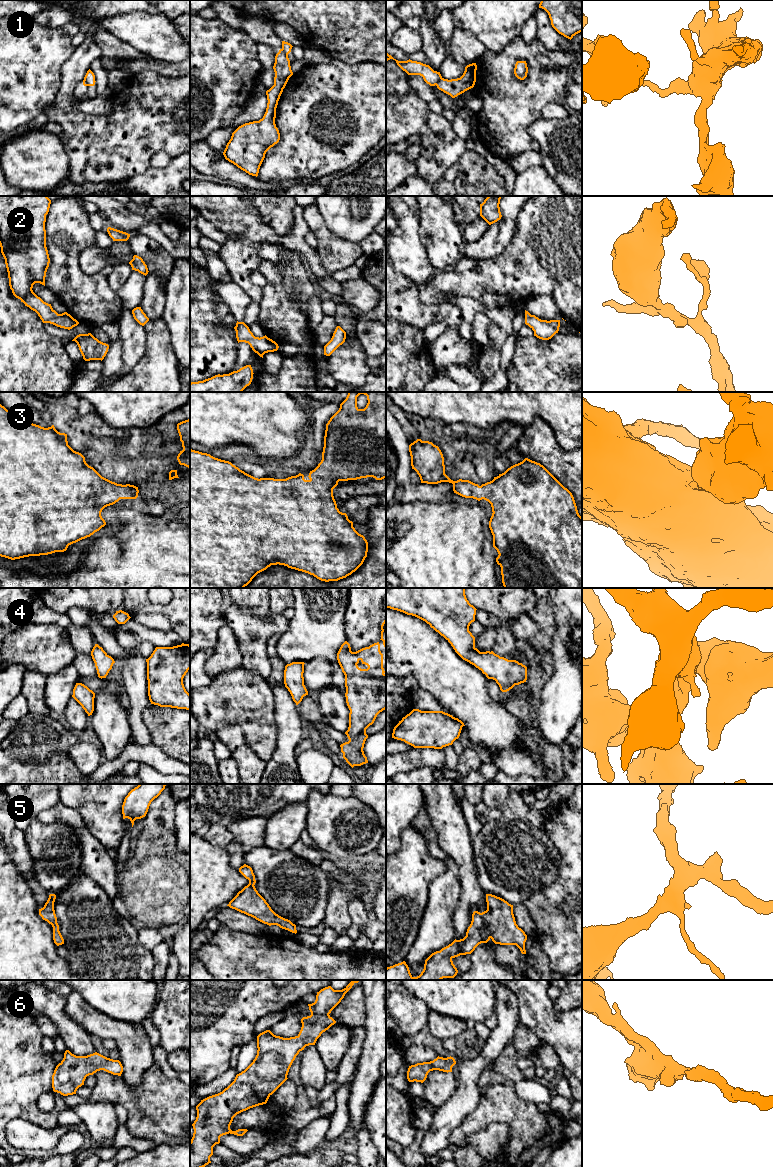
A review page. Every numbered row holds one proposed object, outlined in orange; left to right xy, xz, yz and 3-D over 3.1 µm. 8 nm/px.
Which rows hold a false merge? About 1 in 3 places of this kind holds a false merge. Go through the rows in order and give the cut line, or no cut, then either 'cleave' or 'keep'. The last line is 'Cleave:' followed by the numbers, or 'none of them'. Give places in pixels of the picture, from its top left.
1: cut in xz along (282, 48), (287, 56); cleave
2: no cut; keep
3: no cut; keep
4: no cut; keep
5: no cut; keep
6: no cut; keep
Cleave: 1

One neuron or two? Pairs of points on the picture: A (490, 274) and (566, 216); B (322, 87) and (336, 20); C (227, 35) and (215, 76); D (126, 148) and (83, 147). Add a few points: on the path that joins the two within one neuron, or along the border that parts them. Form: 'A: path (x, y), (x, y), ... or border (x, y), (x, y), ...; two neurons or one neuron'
A: path (509, 268), (515, 262), (522, 260), (547, 235); one neuron
B: border (333, 58), (349, 64), (356, 64); two neurons
C: path (217, 45), (215, 47), (215, 66); one neuron
D: path (115, 147), (94, 146); one neuron

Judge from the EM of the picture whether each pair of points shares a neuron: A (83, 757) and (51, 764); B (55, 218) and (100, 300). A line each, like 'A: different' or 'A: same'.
A: different
B: same

